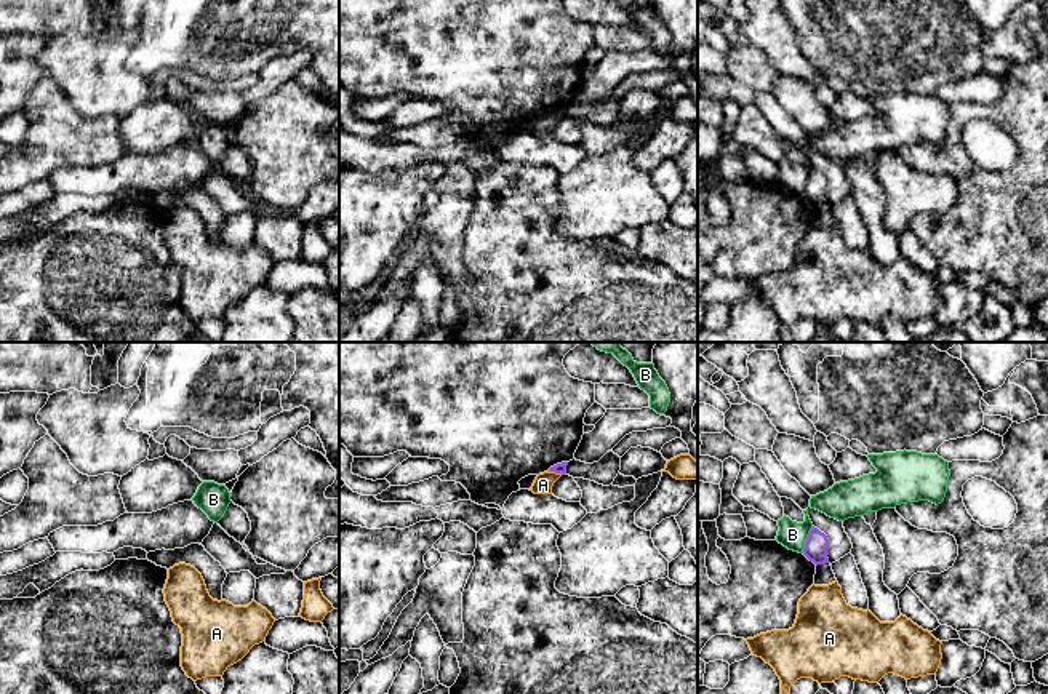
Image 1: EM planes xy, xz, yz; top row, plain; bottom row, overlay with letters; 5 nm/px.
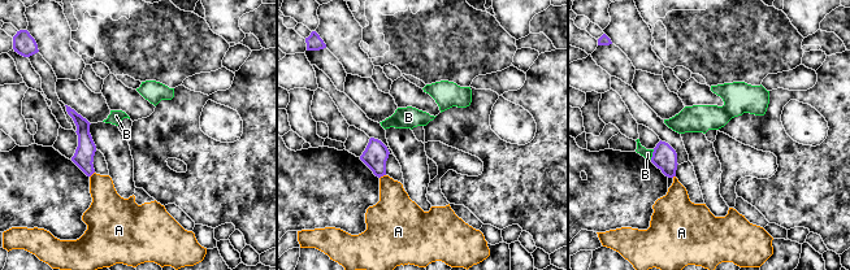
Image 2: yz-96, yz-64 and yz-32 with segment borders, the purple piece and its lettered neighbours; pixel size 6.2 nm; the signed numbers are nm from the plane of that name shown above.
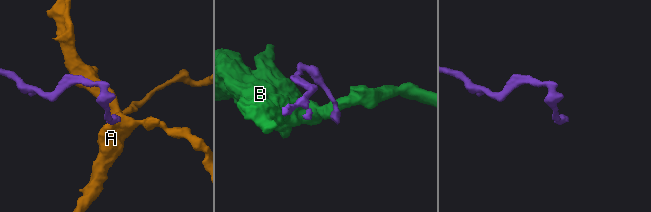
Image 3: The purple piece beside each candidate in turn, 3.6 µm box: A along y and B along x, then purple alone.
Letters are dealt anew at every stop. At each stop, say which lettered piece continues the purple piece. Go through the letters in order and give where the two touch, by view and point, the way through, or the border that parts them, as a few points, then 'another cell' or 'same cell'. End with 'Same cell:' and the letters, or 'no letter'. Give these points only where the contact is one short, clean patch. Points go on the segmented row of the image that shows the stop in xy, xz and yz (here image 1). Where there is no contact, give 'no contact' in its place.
A: meets purple in xz at (556, 472); border along xz (549, 470), (562, 474); another cell
B: meets purple in yz at (807, 539); border along yz (813, 526), (802, 552); another cell
Same cell: no letter

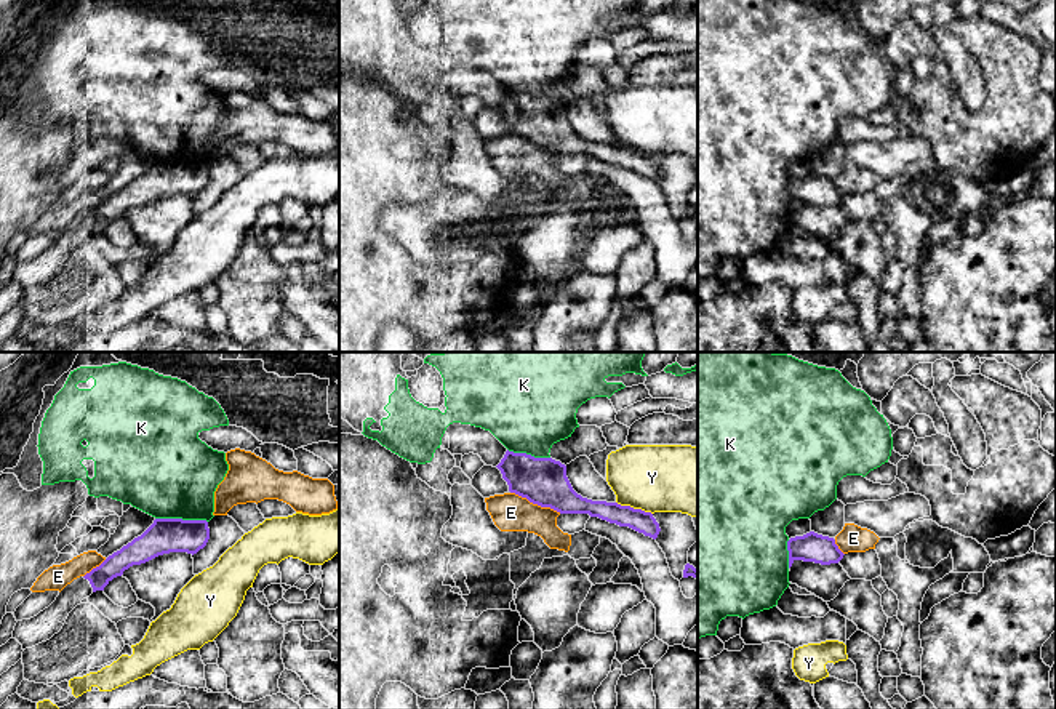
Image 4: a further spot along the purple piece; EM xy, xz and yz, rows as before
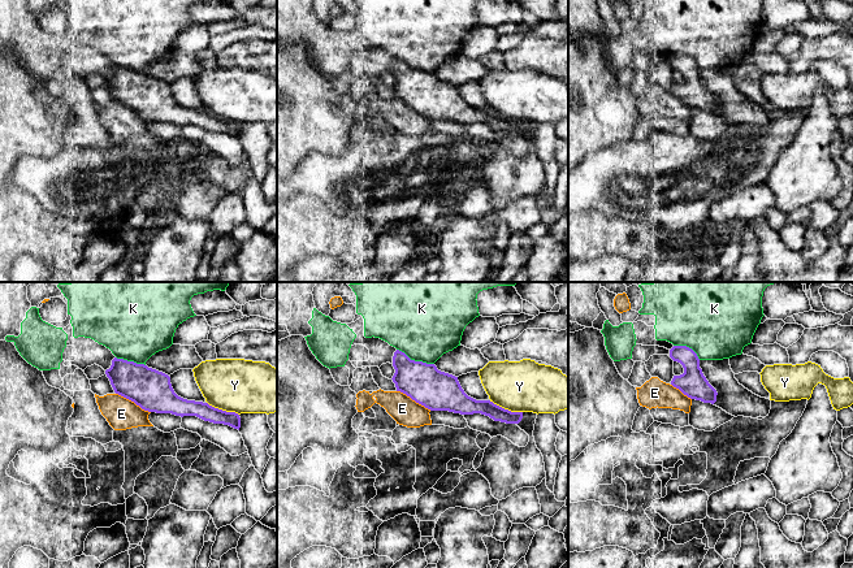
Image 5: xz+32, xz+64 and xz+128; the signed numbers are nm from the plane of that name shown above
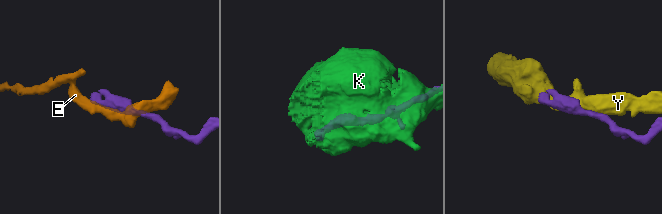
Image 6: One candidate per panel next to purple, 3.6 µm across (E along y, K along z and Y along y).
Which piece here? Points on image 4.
E: meets purple in xz at (536, 503); another cell
K: meets purple in xy at (181, 519); another cell
Y: meets purple in xz at (632, 508); border along xz (616, 501), (652, 514); another cell
Same cell: no letter

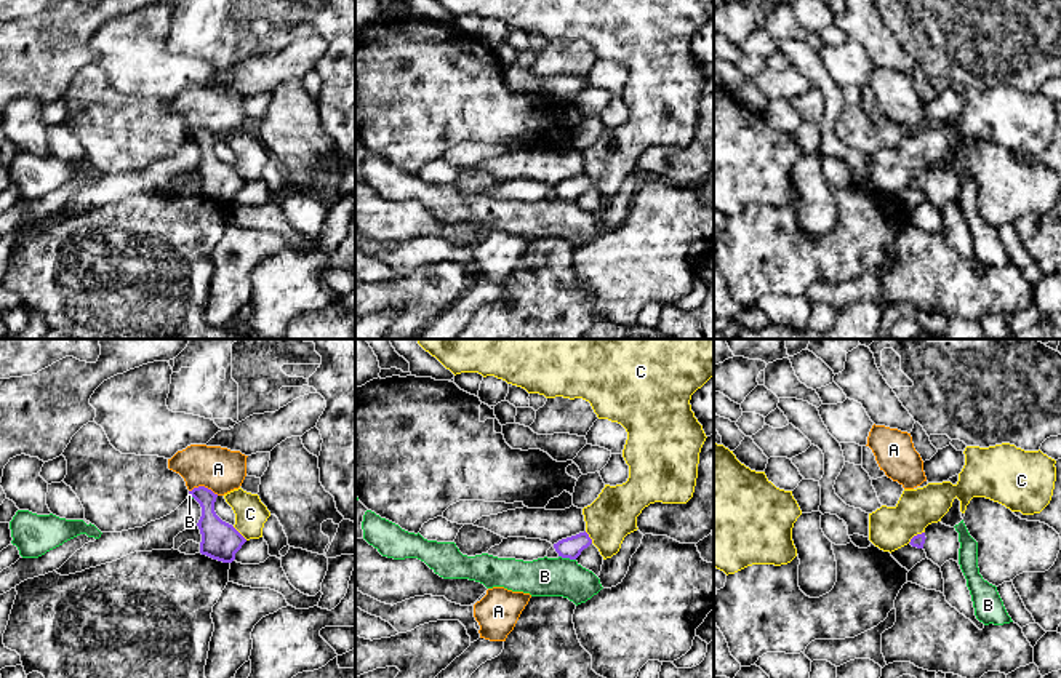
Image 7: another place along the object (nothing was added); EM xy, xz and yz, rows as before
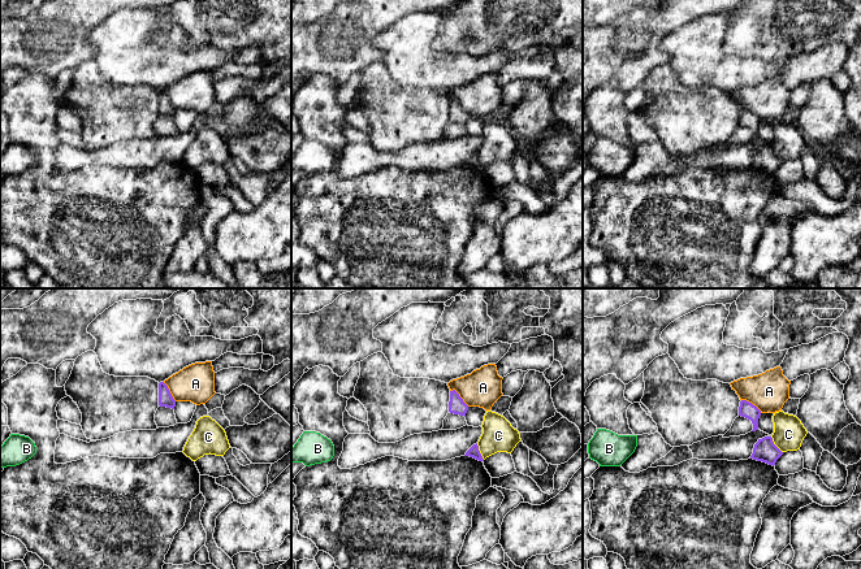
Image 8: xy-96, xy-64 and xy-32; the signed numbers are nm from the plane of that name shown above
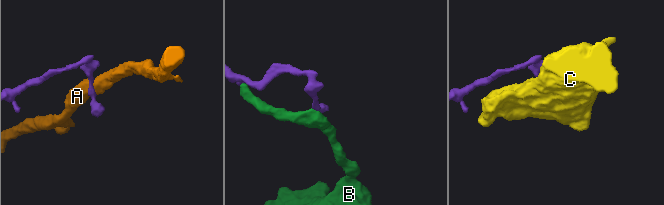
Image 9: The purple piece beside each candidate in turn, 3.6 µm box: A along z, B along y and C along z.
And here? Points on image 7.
A: meets purple in xy at (204, 486); border along xy (189, 490), (207, 486), (218, 494); another cell
B: meets purple in xz at (567, 557); another cell
C: meets purple in yz at (917, 534); border along yz (924, 531), (908, 542); another cell
Same cell: no letter

